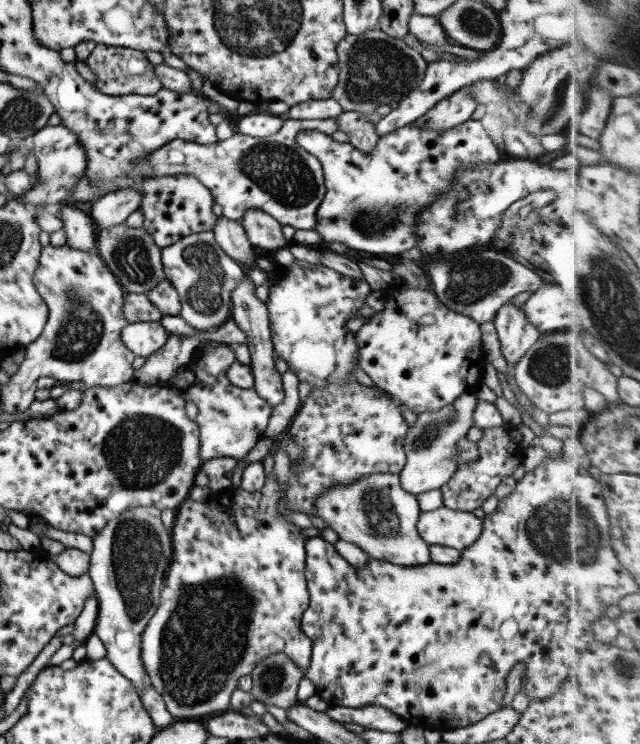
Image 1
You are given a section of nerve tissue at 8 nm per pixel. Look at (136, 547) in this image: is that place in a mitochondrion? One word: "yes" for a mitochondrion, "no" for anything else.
yes

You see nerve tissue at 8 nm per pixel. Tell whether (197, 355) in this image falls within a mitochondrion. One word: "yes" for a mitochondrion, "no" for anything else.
no

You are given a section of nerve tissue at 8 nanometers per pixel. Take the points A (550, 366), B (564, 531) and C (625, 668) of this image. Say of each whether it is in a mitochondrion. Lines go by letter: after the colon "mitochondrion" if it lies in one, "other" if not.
A: mitochondrion
B: mitochondrion
C: mitochondrion

